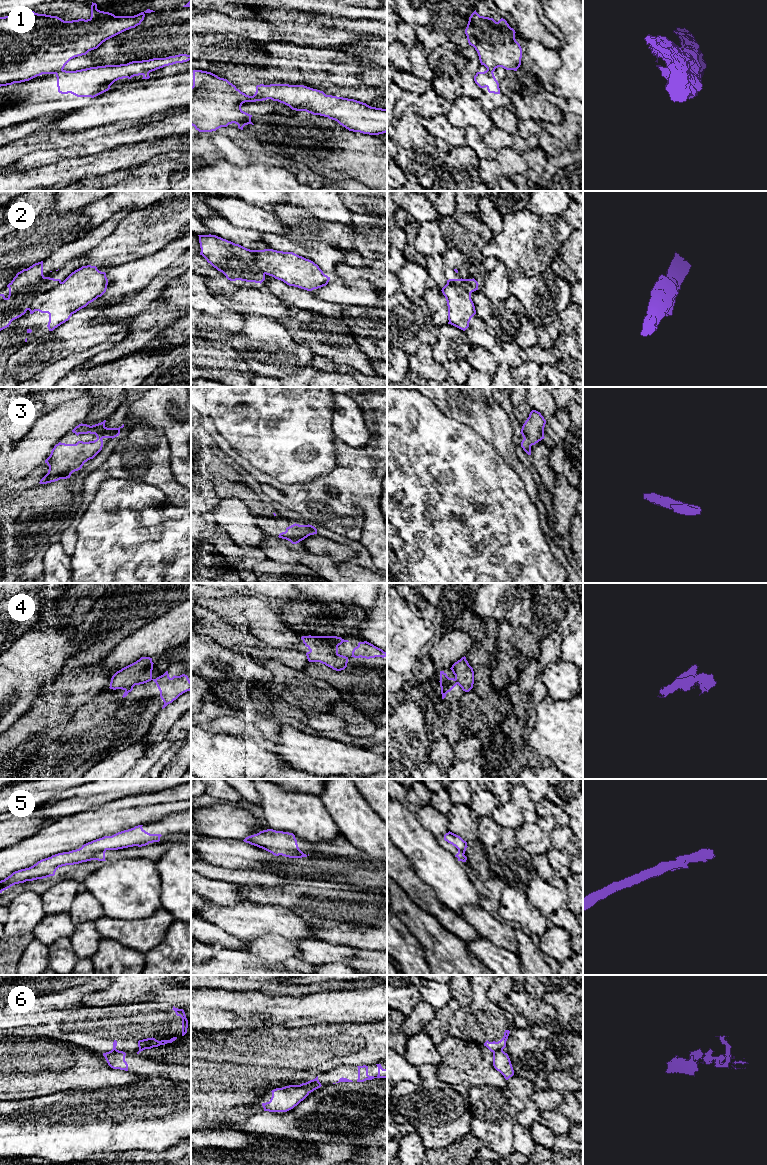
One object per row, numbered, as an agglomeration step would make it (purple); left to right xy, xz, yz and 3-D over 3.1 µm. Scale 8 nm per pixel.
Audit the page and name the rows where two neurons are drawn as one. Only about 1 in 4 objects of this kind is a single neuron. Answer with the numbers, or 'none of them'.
1, 2, 6

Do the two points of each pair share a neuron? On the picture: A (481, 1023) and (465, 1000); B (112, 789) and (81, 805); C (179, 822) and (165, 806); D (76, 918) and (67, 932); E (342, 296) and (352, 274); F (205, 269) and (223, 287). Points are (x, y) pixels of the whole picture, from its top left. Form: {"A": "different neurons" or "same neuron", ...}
{"A": "different neurons", "B": "same neuron", "C": "different neurons", "D": "different neurons", "E": "different neurons", "F": "same neuron"}

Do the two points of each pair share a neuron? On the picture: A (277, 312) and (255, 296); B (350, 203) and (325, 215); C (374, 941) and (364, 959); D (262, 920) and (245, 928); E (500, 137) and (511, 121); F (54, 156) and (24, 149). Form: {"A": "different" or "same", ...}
{"A": "same", "B": "different", "C": "different", "D": "same", "E": "different", "F": "different"}

